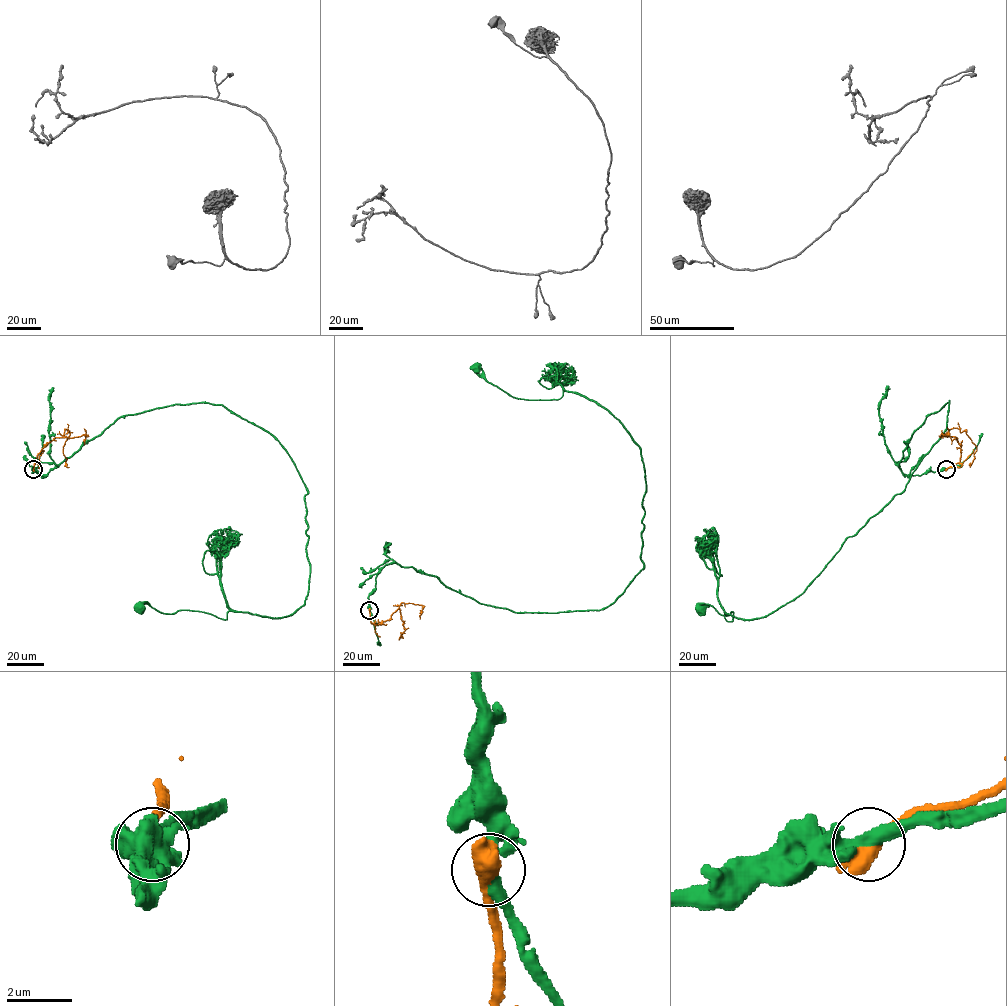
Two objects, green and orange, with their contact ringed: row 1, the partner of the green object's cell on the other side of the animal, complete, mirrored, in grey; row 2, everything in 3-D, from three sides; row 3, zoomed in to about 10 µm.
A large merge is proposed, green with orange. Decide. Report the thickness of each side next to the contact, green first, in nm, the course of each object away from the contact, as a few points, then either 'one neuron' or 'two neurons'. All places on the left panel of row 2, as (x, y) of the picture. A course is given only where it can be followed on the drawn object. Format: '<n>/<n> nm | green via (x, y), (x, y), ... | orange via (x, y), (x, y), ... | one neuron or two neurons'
360/700 nm | green via (33, 469), (178, 404), (222, 405), (282, 446), (308, 493), (305, 603), (227, 619), (139, 607) | orange via (33, 469), (37, 455), (55, 438), (62, 437), (65, 429), (70, 435), (62, 451), (65, 465), (69, 467) | two neurons

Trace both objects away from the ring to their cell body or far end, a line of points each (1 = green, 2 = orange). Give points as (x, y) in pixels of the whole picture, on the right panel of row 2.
1: (946, 469), (898, 466), (949, 401), (946, 430), (905, 489), (803, 592), (753, 619), (701, 609)
2: (946, 469), (960, 461), (957, 439), (944, 436), (953, 428), (965, 431), (977, 447), (970, 466)

